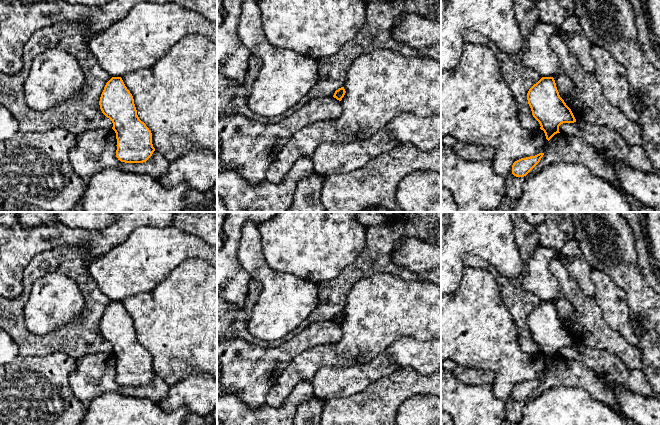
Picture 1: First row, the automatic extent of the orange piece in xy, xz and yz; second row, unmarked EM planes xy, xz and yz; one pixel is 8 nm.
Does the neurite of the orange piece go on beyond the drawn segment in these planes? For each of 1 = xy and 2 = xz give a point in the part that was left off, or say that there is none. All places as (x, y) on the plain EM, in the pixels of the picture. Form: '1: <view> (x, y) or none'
1: none
2: none

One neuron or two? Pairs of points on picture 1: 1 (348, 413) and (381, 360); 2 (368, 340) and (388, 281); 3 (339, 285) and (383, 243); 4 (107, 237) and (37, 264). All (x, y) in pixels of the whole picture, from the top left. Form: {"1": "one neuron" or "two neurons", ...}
{"1": "two neurons", "2": "one neuron", "3": "one neuron", "4": "two neurons"}

